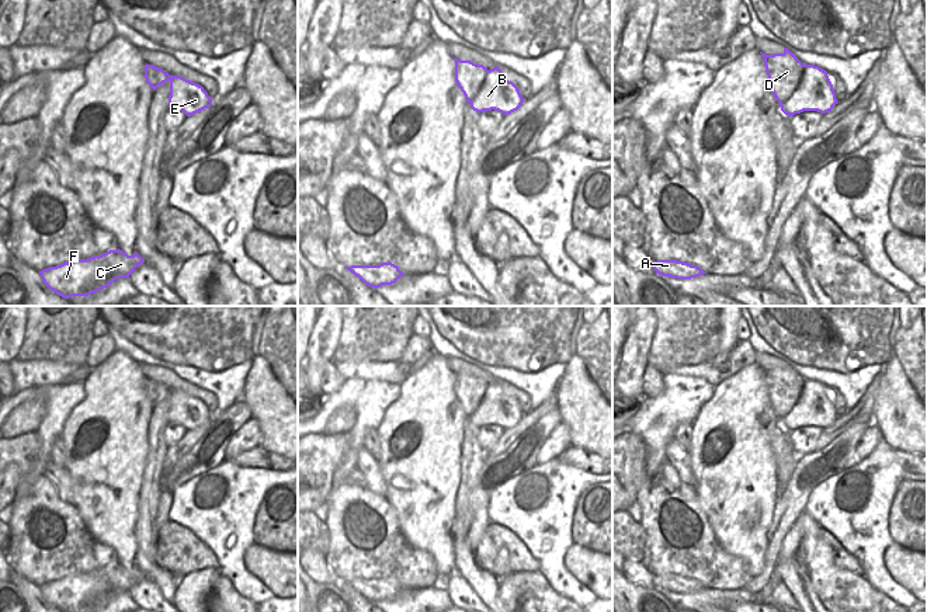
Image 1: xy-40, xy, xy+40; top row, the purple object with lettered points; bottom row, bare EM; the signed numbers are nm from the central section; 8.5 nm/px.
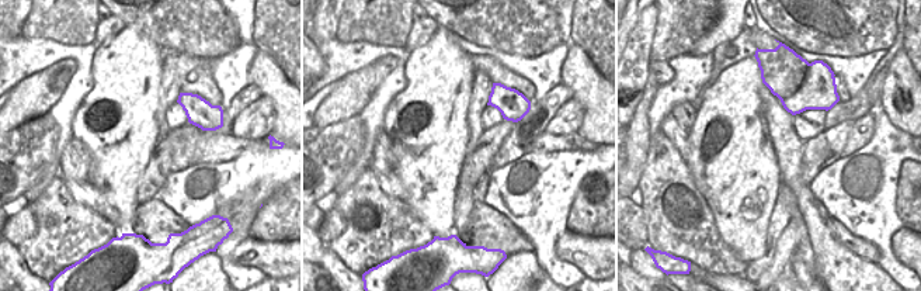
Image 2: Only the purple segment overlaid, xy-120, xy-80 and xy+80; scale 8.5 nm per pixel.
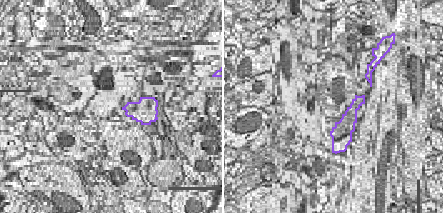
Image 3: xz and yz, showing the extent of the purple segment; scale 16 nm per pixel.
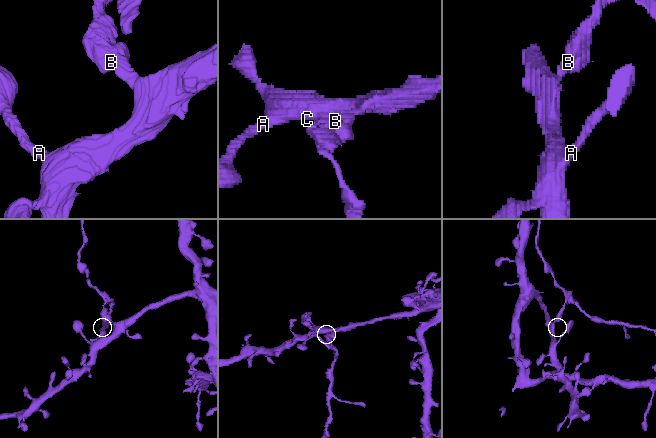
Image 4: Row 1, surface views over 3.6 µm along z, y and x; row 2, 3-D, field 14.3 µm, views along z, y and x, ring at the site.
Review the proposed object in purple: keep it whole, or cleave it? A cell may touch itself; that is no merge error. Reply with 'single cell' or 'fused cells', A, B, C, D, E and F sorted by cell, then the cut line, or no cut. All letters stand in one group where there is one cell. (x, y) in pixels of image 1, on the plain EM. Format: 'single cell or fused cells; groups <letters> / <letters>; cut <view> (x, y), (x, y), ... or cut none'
fused cells; groups A B C E F / D; cut xy+40 (805, 379), (797, 403), (780, 418)

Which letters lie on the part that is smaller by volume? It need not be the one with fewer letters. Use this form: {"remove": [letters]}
{"remove": ["D"]}

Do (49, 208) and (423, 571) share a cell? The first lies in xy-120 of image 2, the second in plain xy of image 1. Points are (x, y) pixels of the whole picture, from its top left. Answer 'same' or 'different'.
same

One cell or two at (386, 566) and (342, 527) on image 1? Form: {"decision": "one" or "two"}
{"decision": "one"}

